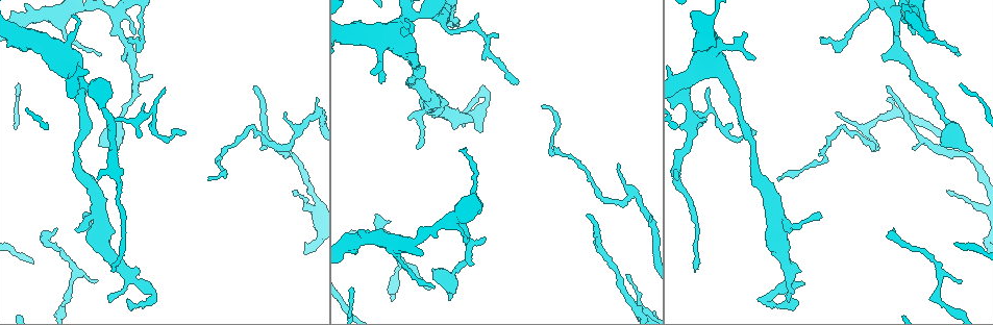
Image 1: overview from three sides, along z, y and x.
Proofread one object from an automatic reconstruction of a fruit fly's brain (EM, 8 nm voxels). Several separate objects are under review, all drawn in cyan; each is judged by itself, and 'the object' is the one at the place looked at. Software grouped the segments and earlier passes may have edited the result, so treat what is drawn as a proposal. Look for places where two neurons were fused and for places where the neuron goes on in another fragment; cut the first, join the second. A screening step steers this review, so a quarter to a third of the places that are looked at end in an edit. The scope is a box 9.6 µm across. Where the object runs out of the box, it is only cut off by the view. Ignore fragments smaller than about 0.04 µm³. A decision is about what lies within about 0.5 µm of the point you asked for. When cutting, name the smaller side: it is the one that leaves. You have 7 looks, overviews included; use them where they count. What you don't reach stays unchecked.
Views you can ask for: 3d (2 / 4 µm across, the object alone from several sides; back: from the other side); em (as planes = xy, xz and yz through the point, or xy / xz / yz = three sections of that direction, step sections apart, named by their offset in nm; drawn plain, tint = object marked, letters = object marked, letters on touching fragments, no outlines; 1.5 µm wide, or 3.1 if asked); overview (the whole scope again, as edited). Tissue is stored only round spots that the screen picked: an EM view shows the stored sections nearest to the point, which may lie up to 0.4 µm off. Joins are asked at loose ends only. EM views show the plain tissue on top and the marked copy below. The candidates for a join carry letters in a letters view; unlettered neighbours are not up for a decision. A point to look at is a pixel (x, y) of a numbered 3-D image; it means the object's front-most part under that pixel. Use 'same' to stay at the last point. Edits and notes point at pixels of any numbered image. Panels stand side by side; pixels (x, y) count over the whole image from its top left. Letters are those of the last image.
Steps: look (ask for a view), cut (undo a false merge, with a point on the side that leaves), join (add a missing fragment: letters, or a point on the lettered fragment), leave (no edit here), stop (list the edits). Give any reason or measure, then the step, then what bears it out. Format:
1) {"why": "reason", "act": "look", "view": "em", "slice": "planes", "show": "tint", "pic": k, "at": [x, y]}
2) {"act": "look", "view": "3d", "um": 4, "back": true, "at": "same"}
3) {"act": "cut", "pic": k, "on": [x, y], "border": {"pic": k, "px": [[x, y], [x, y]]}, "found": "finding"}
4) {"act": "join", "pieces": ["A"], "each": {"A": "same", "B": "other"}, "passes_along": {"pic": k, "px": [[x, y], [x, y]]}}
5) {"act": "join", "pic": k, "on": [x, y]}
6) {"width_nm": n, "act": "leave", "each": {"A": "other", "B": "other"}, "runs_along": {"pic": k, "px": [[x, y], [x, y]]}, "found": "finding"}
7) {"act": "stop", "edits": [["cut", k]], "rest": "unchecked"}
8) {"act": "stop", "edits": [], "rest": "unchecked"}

{"act": "look", "view": "em", "slice": "planes", "show": "letters", "pic": 1, "at": [787, 300]}

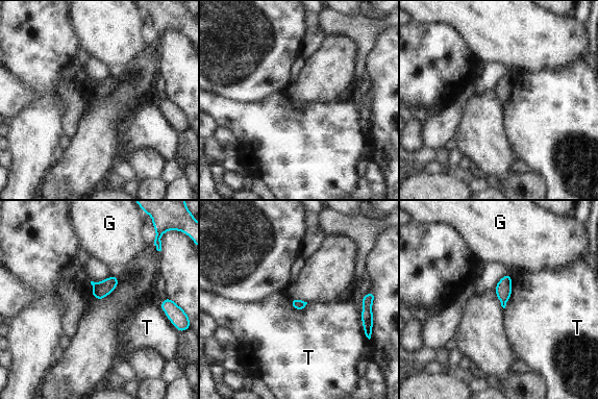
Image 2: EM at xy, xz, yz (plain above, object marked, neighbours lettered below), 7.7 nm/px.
{"width_nm": 80, "act": "leave", "each": {"G": "other", "T": "other"}, "border": {"pic": 2, "px": [[512, 275], [512, 295], [504, 307]]}, "found": "no lettered fragment goes on from it"}

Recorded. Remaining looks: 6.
{"why": "tapers out", "act": "look", "view": "3d", "um": 4, "pic": 1, "at": [139, 137]}

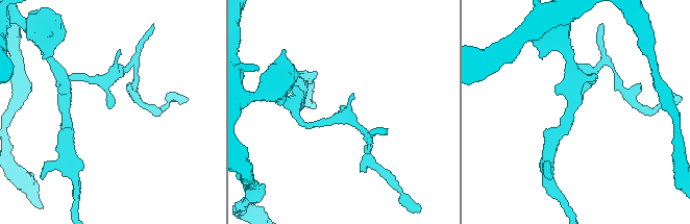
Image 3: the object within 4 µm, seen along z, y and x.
{"act": "look", "view": "em", "slice": "planes", "show": "letters", "pic": 3, "at": [109, 106]}

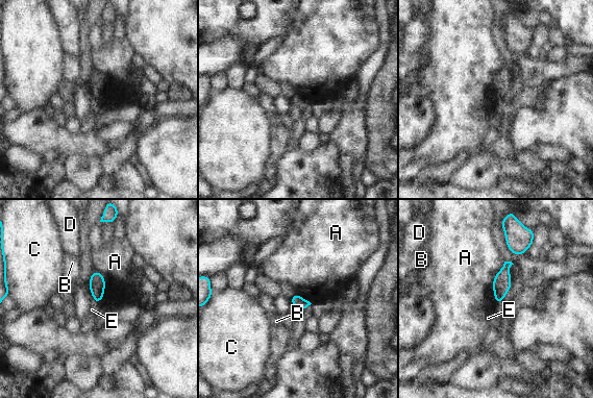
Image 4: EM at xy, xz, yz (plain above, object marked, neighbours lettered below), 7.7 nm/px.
{"width_nm": 90, "longest_contact_nm": ["A", 340], "act": "leave", "each": {"A": "other", "B": "other", "C": "other", "D": "other", "E": "other"}, "found": "none of them fits"}

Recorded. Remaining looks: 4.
{"act": "look", "view": "3d", "um": 4, "back": true, "pic": 1, "at": [876, 148]}

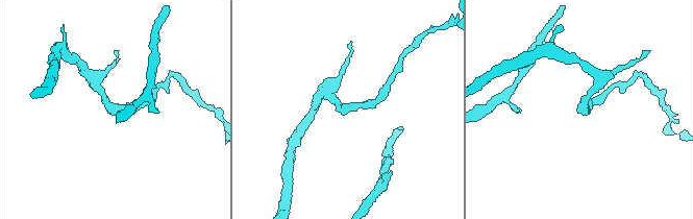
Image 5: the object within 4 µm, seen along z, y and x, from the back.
{"why": "need the tissue", "act": "look", "view": "em", "slice": "planes", "show": "letters", "pic": 5, "at": [362, 106]}

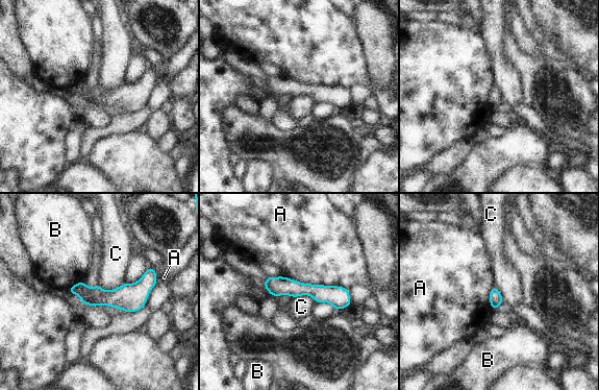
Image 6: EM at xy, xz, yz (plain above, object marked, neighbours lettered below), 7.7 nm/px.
{"act": "leave", "each": {"A": "other", "B": "other", "C": "other"}, "border": {"pic": 6, "px": [[125, 282], [108, 290], [98, 284]]}, "found": "one neuron here"}

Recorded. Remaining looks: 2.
{"act": "stop", "edits": [], "rest": "unchecked"}

